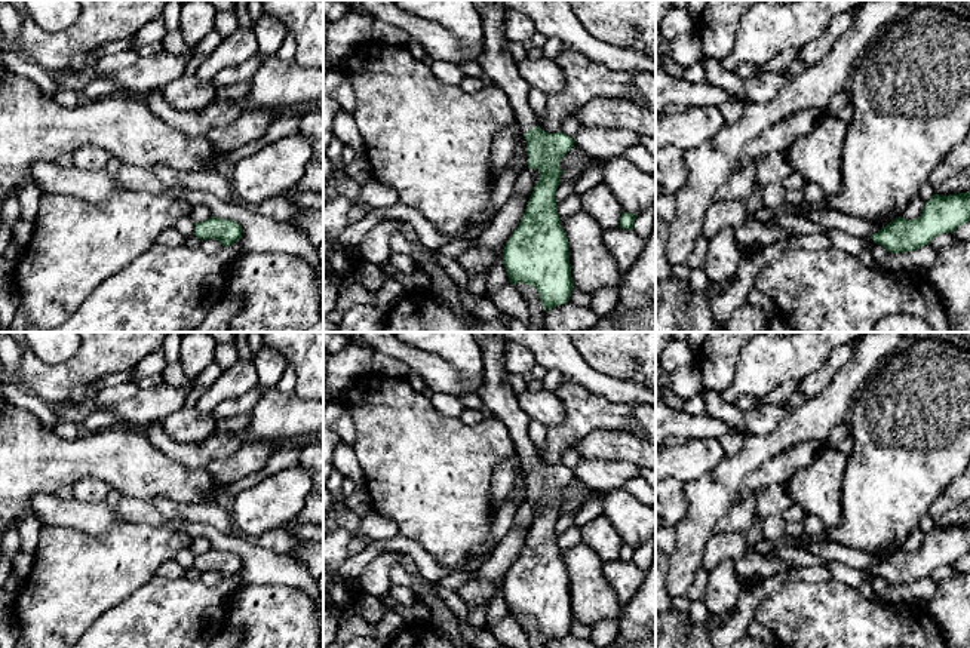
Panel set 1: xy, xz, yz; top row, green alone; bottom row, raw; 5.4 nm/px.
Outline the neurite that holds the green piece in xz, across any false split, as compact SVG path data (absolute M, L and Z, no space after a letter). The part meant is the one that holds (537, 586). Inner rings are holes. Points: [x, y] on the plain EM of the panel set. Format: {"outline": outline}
{"outline": "M488 337L481 343L484 354L485 408L498 418L515 443L516 455L527 472L528 500L540 503L540 512L528 532L519 559L503 581L503 596L509 614L534 618L544 644L570 633L574 614L568 586L568 571L561 559L556 520L564 488L574 479L573 469L547 466L537 458L528 436L529 418L510 390L504 371L504 337Z"}

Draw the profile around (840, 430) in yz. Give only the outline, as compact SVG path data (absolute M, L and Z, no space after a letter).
M841 423L837 424L822 442L820 448L823 449L837 449L839 440L850 434L850 426Z

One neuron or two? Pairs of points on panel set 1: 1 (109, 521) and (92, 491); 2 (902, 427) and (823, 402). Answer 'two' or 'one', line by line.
1: two
2: two

